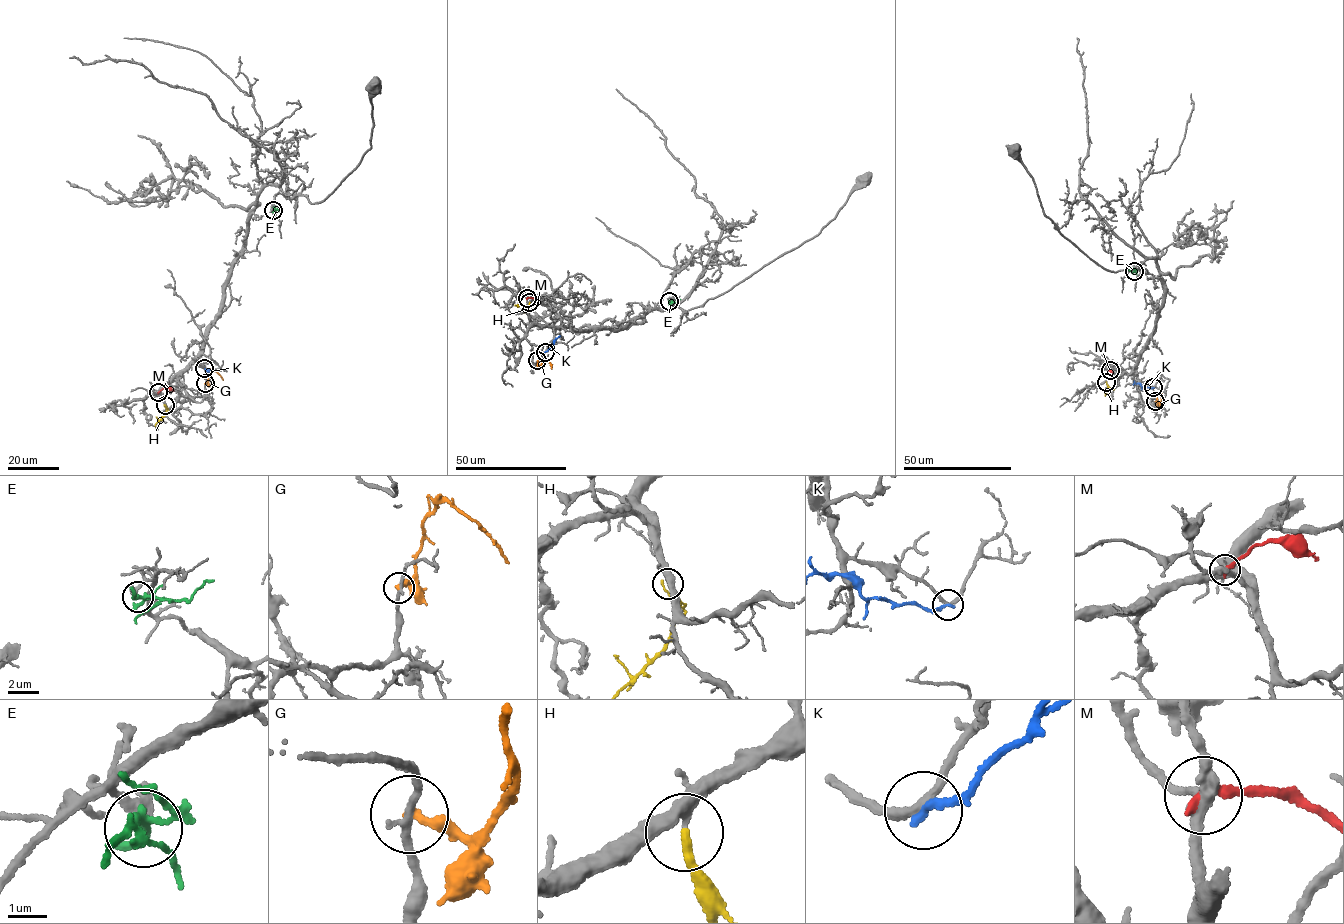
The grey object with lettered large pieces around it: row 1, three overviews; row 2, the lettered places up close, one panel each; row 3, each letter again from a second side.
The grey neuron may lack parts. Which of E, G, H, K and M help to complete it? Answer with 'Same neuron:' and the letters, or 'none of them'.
Same neuron: H

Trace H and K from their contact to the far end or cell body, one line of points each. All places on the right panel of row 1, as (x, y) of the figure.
H: (1106, 381), (1108, 391), (1105, 396)
K: (1153, 387), (1133, 381)

